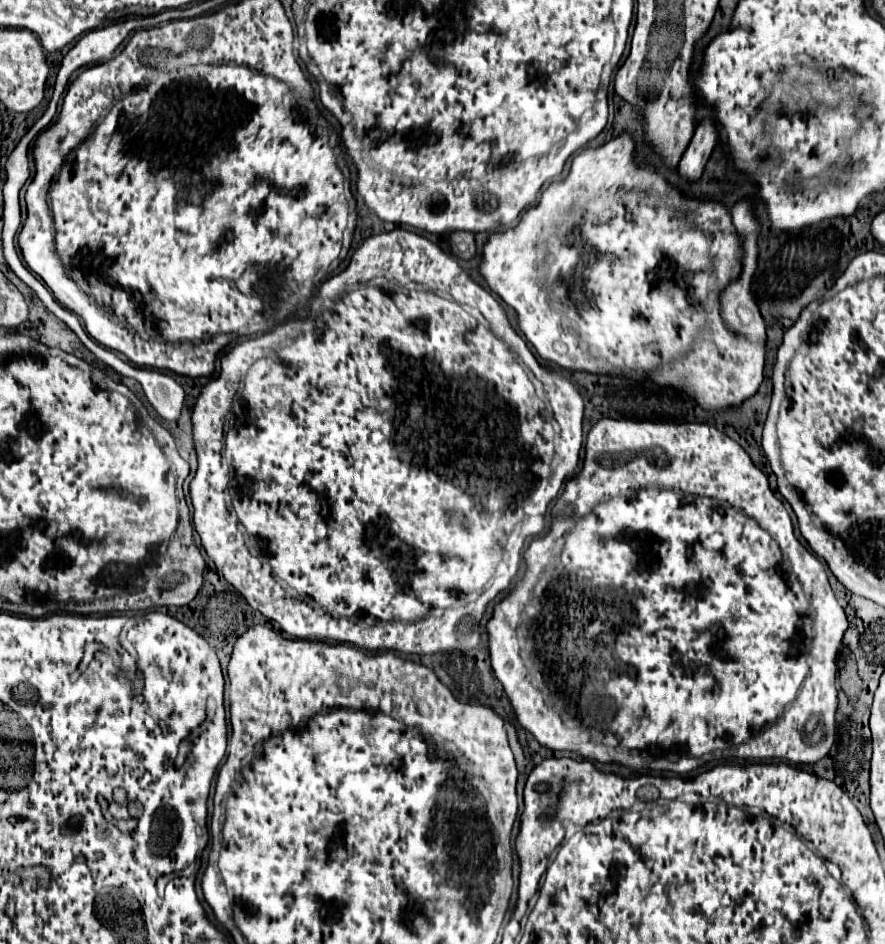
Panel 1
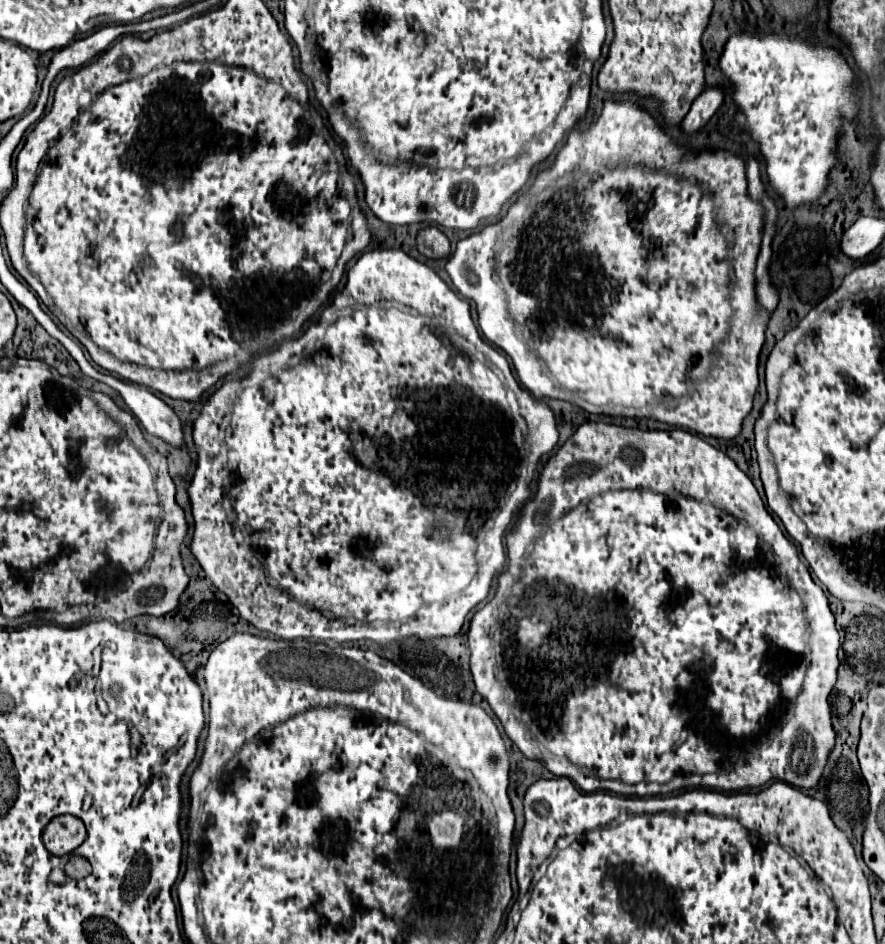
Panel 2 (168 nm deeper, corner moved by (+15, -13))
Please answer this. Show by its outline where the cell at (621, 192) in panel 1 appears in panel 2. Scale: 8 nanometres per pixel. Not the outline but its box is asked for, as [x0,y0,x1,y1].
[444,100,770,440]

